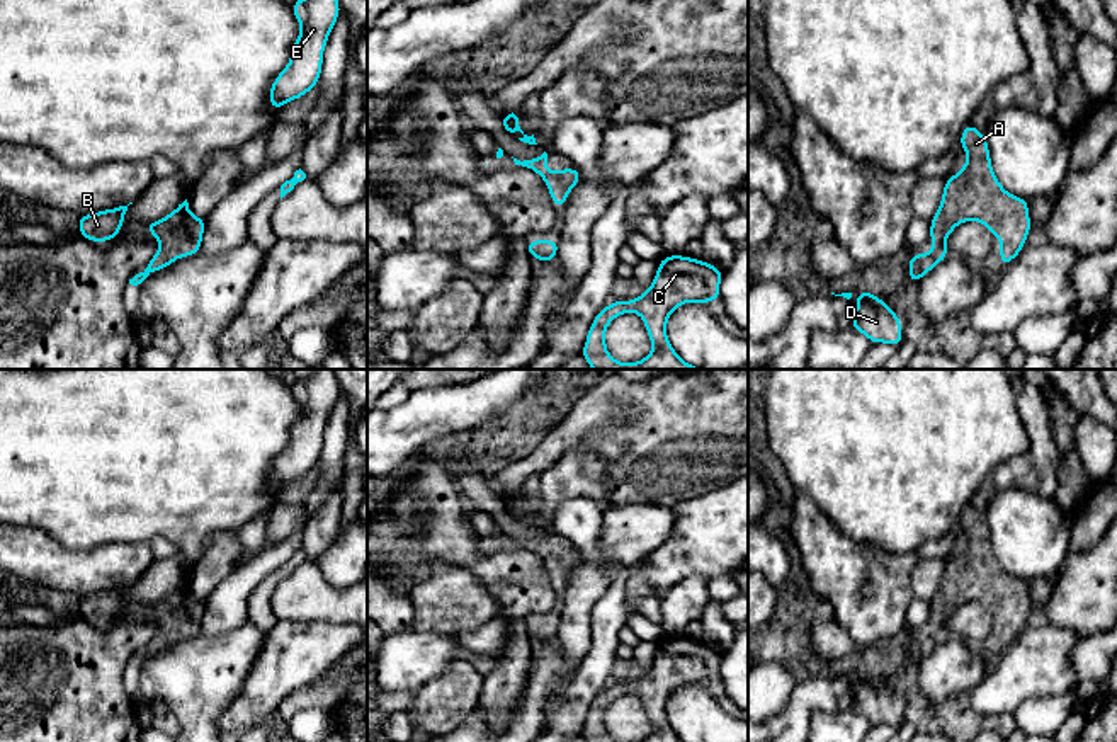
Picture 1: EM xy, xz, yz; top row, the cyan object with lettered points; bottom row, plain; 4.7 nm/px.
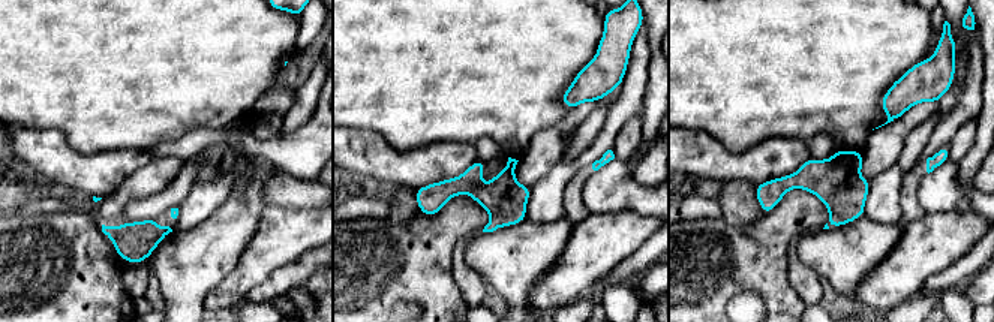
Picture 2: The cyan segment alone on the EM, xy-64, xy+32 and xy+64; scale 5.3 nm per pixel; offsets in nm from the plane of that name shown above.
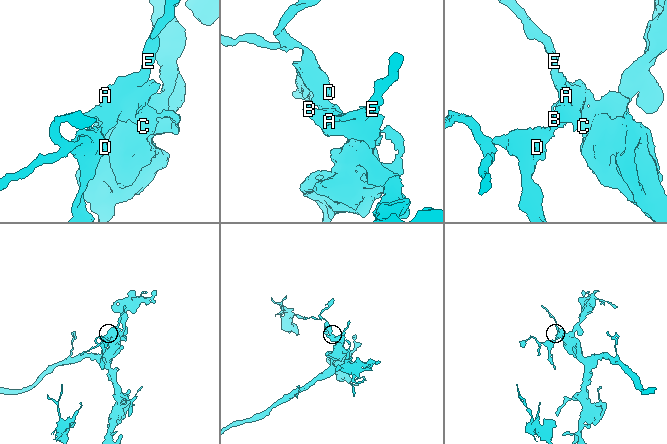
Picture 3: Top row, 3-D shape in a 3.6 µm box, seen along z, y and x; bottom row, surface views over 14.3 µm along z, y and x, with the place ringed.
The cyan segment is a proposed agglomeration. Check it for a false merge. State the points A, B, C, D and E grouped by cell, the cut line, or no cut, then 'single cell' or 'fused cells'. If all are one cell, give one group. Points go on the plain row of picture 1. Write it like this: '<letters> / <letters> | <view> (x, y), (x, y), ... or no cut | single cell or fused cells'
A B C D E | no cut | single cell

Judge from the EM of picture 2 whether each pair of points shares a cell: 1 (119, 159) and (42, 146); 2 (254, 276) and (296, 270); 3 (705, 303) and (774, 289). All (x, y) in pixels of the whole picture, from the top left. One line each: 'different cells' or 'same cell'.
1: same cell
2: different cells
3: same cell

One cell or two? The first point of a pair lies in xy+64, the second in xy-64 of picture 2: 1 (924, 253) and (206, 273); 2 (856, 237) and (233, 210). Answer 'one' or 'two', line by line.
1: two
2: one

